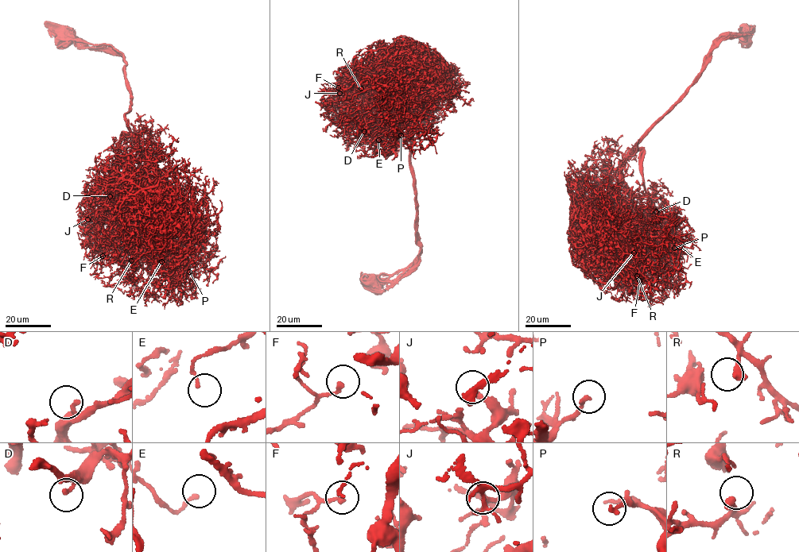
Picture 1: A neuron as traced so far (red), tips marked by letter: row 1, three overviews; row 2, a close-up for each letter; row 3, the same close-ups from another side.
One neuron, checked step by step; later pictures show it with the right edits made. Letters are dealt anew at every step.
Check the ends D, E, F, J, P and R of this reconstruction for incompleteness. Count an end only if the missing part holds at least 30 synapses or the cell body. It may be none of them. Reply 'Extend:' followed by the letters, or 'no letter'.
Extend: no letter

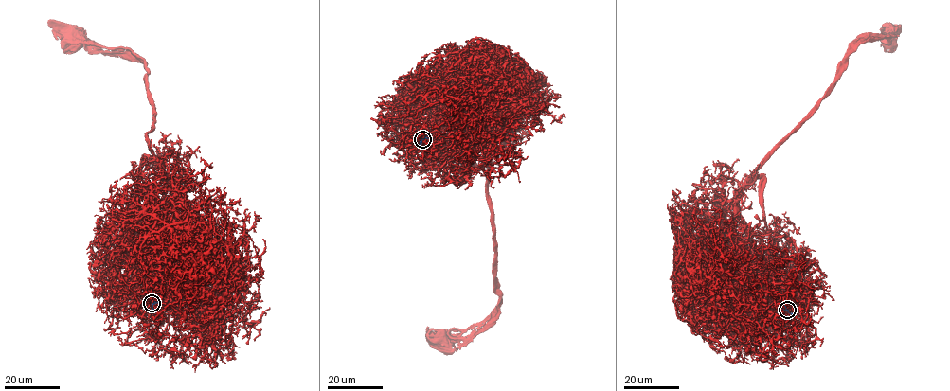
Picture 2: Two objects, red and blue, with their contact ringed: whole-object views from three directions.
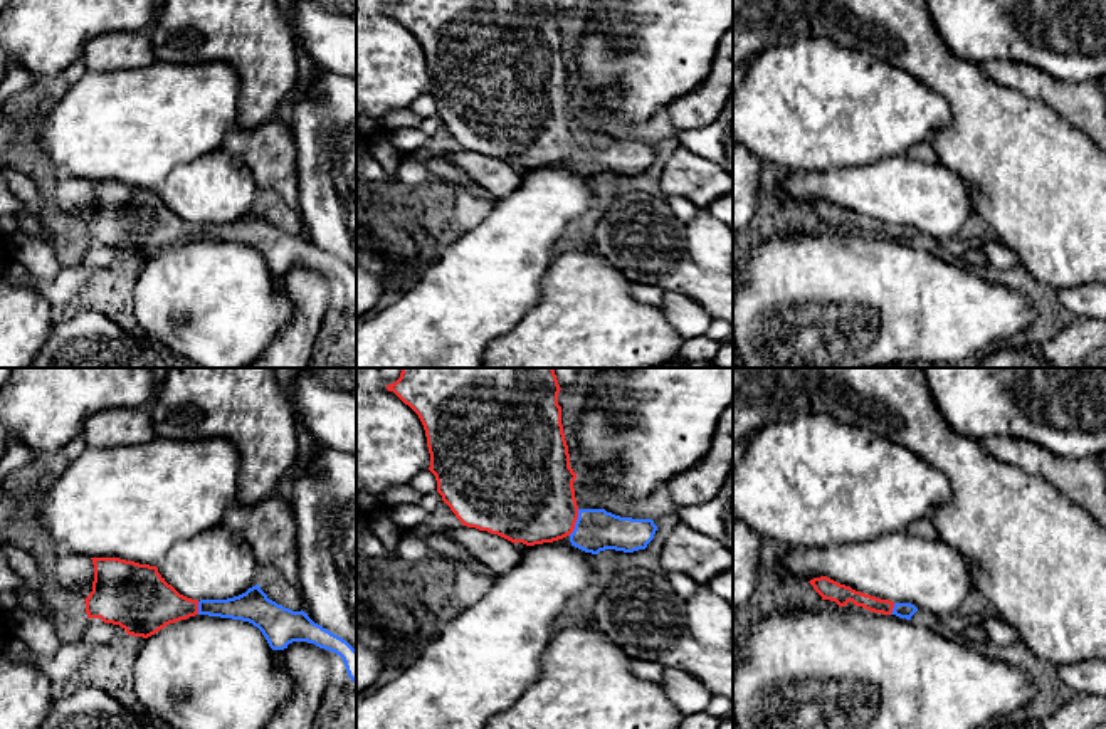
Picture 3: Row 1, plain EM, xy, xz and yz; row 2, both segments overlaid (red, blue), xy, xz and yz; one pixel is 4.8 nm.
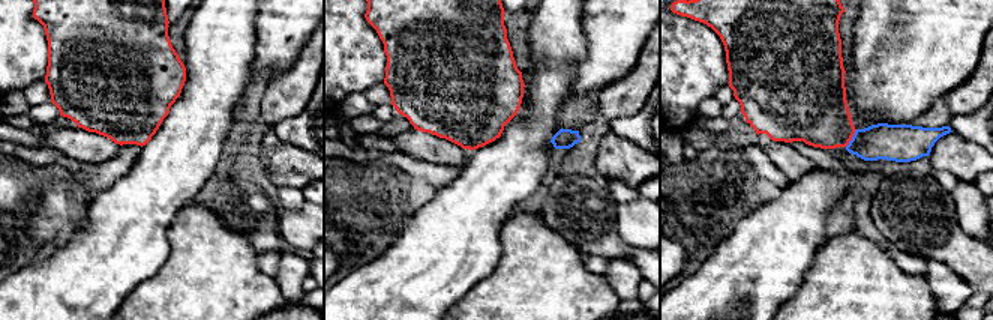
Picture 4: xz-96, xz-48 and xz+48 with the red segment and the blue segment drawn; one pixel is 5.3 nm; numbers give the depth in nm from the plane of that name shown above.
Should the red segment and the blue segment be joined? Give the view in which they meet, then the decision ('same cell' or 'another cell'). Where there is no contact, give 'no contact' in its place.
xz | same cell

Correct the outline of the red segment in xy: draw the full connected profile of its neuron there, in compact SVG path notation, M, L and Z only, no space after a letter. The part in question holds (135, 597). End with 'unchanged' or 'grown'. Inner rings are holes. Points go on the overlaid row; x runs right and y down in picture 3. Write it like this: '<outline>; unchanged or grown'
M91 558L92 591L84 600L87 618L119 625L128 635L148 638L170 623L195 615L249 621L266 637L272 650L292 642L314 643L334 652L356 682L356 650L341 637L314 623L308 613L292 611L269 600L259 585L227 600L192 600L180 595L156 566L119 558Z; grown

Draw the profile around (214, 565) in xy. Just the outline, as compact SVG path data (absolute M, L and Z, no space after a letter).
M220 526L176 543L156 568L180 595L198 601L239 596L261 580L249 543Z

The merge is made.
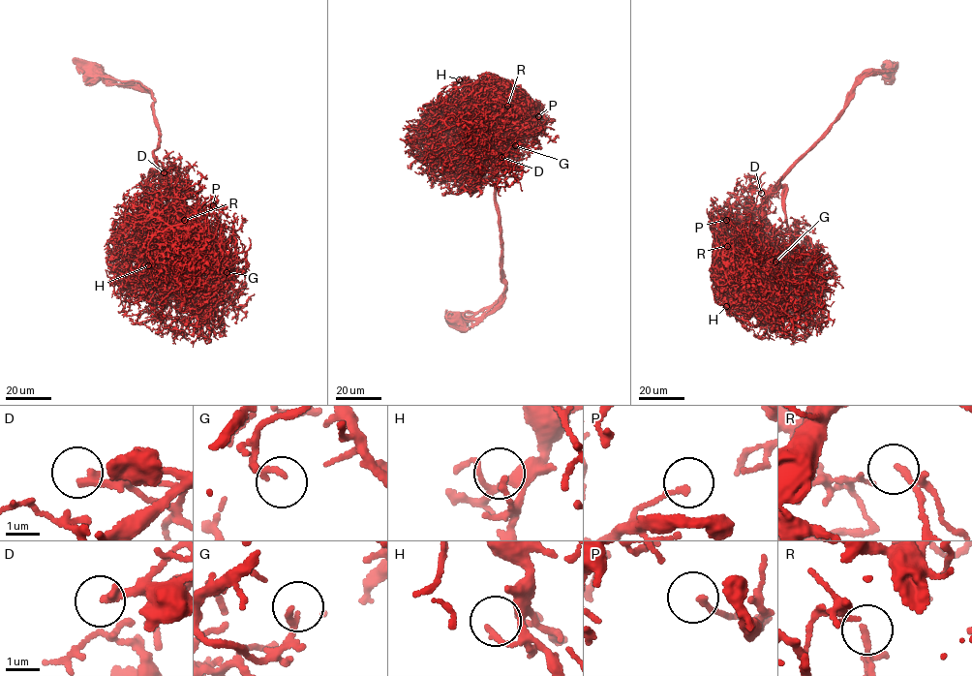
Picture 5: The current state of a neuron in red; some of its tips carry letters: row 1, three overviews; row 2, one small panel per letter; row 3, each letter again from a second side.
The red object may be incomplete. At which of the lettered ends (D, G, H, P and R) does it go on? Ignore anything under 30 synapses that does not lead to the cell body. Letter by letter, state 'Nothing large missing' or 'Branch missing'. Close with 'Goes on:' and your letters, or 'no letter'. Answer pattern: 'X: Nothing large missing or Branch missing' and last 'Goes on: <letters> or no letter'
D: Branch missing
G: Nothing large missing
H: Nothing large missing
P: Nothing large missing
R: Nothing large missing
Goes on: D

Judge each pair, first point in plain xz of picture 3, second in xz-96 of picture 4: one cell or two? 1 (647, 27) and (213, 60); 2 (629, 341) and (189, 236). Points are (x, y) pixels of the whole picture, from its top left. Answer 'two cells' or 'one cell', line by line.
1: two cells
2: one cell

